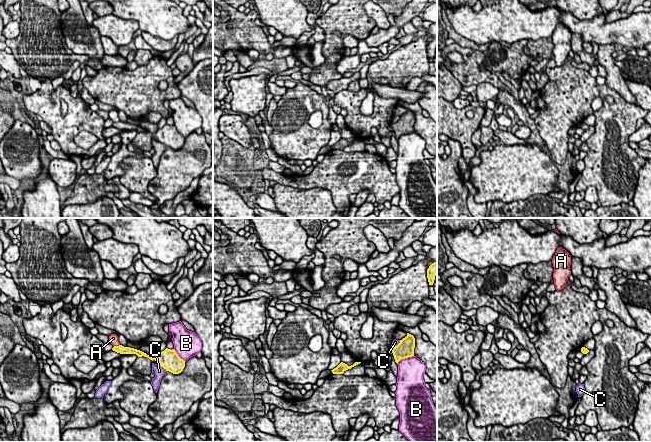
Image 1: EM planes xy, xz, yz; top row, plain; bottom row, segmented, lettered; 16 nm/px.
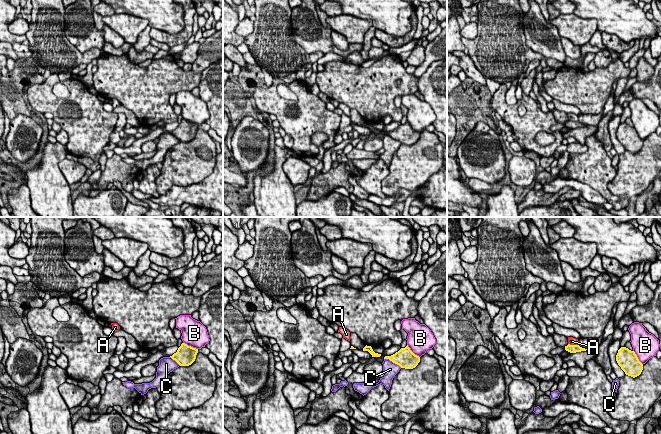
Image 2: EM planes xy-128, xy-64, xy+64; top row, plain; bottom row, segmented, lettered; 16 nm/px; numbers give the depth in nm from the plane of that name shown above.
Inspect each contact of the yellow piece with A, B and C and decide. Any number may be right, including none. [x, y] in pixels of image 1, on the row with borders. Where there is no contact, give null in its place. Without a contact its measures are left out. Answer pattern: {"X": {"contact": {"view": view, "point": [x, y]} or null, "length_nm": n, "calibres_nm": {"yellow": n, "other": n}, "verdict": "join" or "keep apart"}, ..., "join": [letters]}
{"A": {"contact": {"view": "xy", "point": [116, 346]}, "length_nm": 100, "calibres_nm": {"yellow": 130, "other": 160}, "verdict": "keep apart"}, "B": {"contact": {"view": "xz", "point": [405, 357]}, "length_nm": 300, "calibres_nm": {"yellow": 280, "other": 420}, "verdict": "keep apart"}, "C": {"contact": {"view": "xy", "point": [162, 366]}, "length_nm": 200, "calibres_nm": {"yellow": 320, "other": 170}, "verdict": "keep apart"}, "join": []}

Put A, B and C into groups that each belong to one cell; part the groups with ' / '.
A / B / C

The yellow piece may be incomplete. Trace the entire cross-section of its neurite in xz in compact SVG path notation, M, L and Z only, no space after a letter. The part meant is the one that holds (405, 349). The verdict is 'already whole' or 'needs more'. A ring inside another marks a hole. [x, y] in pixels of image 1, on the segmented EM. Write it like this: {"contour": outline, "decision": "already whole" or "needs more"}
{"contour": "M407 333L407 336L400 340L397 346L391 347L390 350L393 353L395 362L398 364L401 359L414 356L414 348L415 338L413 335Z", "decision": "already whole"}

